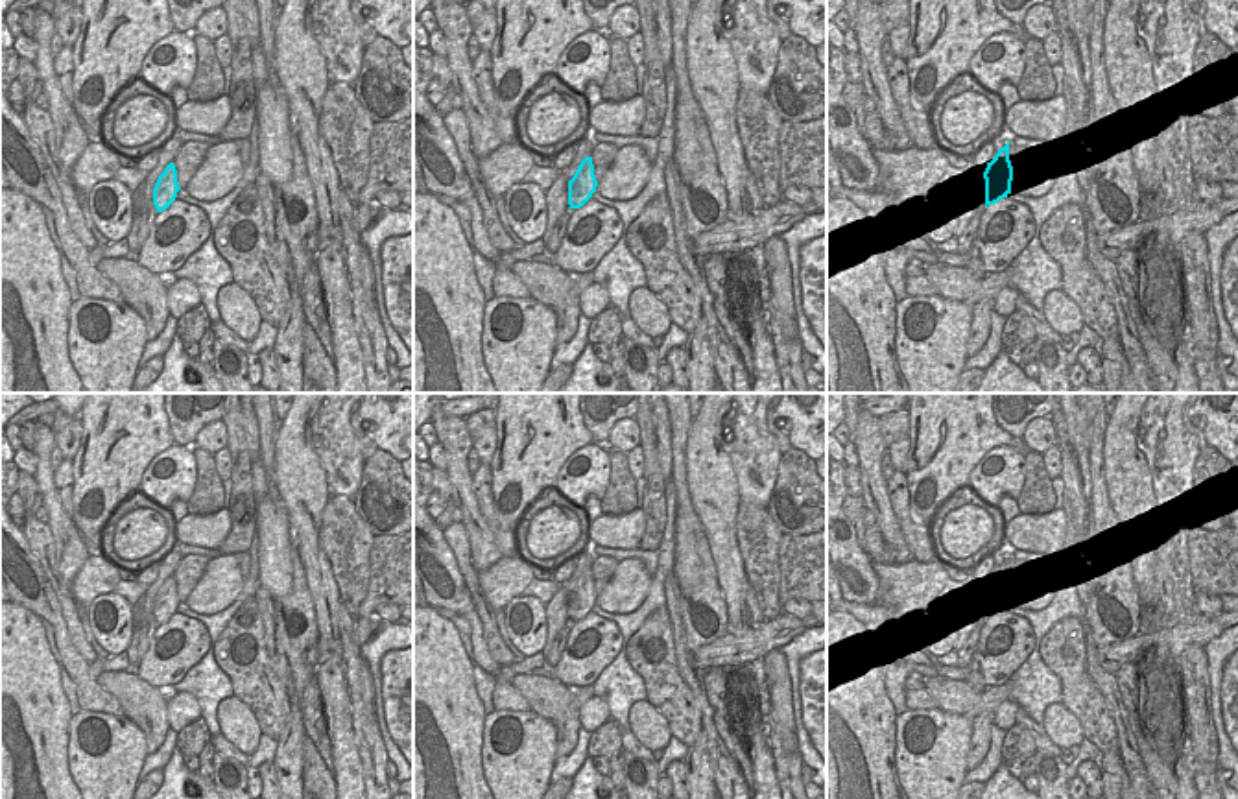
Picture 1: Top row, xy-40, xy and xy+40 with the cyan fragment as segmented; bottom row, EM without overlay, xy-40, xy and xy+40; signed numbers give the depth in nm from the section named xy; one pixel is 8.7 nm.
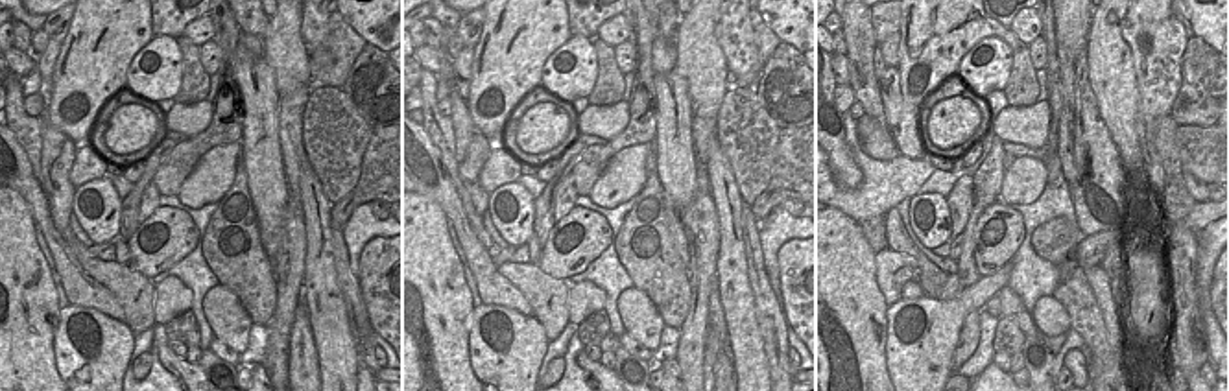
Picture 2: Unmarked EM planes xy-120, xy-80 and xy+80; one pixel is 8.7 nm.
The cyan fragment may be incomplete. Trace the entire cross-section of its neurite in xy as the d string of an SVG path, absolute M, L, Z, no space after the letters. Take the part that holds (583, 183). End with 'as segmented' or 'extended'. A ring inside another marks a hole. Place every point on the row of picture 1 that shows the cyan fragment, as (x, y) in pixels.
M585 157L577 166L574 177L568 181L570 209L583 207L596 192L598 181L594 175L592 157Z; as segmented

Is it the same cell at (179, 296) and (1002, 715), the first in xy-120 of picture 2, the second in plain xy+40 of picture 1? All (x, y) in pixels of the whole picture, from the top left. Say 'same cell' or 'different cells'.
same cell

